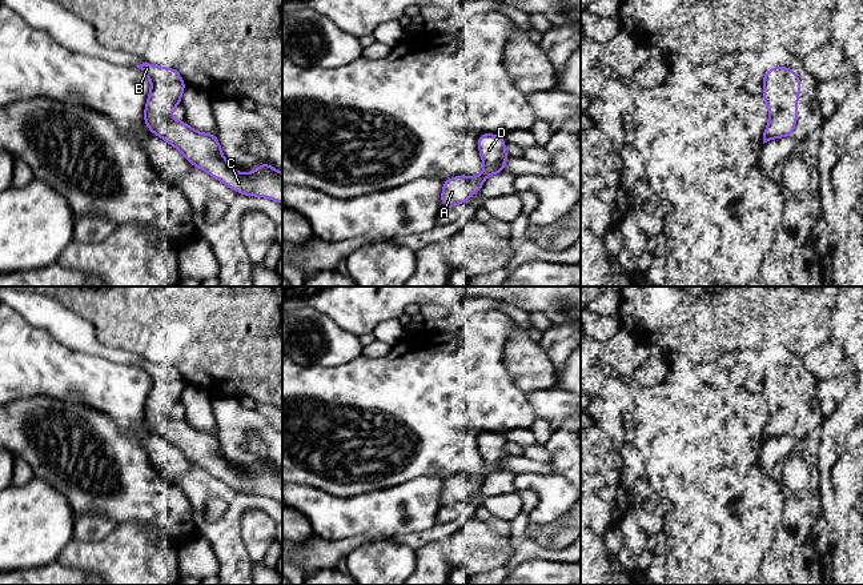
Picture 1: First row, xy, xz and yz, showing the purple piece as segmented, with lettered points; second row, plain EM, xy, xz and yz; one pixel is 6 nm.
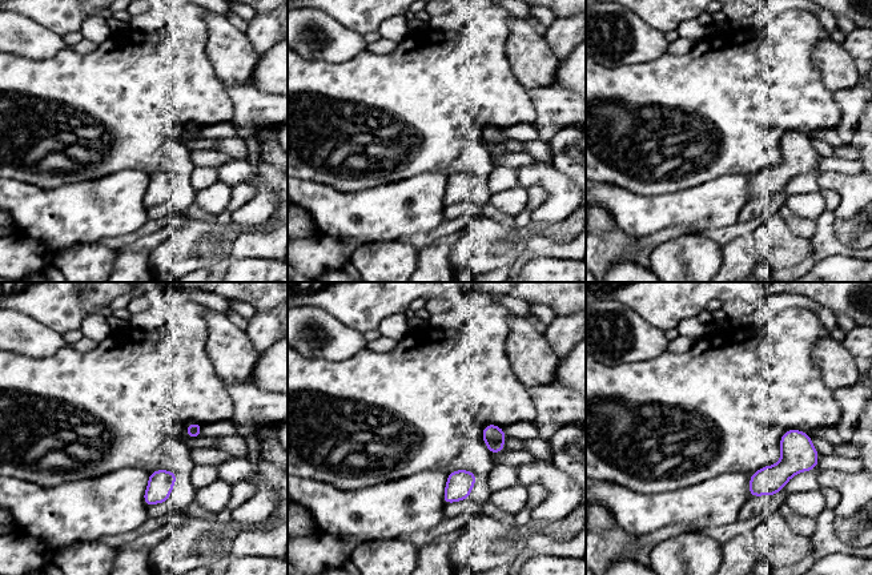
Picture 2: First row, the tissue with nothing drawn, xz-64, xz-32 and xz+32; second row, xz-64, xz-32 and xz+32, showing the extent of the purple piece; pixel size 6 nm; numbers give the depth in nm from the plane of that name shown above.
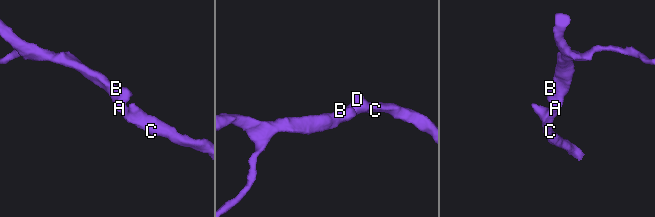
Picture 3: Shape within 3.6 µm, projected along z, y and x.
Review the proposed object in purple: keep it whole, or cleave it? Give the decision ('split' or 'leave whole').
leave whole

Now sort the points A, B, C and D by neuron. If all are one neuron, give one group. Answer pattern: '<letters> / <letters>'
A B C D

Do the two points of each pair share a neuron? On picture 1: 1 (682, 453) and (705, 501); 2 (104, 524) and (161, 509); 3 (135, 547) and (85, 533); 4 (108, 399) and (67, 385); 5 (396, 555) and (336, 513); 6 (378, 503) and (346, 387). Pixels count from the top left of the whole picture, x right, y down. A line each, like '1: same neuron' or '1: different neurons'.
1: same neuron
2: different neurons
3: different neurons
4: same neuron
5: different neurons
6: different neurons

